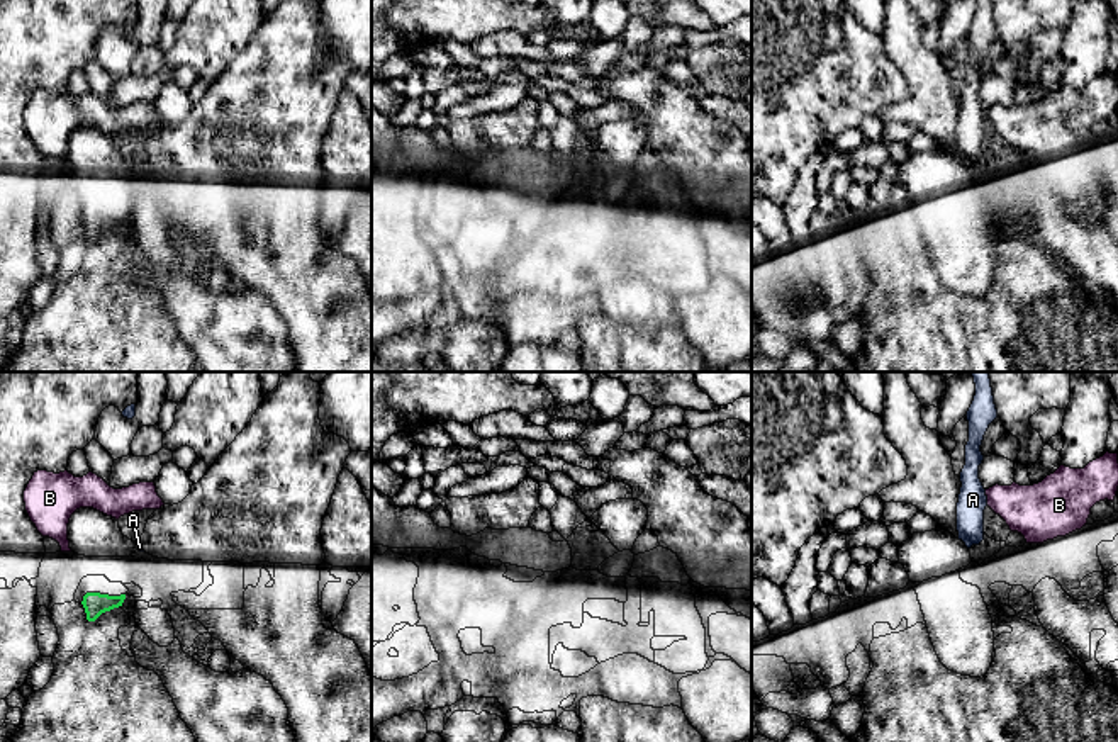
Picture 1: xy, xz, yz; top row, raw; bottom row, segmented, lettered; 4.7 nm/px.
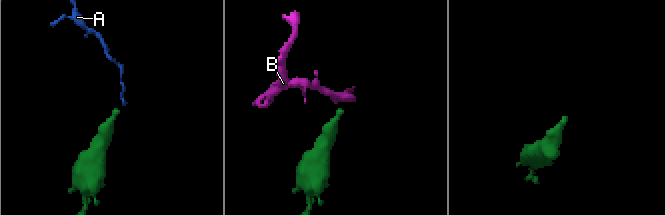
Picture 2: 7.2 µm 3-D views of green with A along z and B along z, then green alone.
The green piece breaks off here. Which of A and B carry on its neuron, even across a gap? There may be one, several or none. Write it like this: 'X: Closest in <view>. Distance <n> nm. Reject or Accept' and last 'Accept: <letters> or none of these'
A: Closest in xy. Distance 220 nm. Reject
B: Closest in xy. Distance 220 nm. Reject
Accept: none of these

